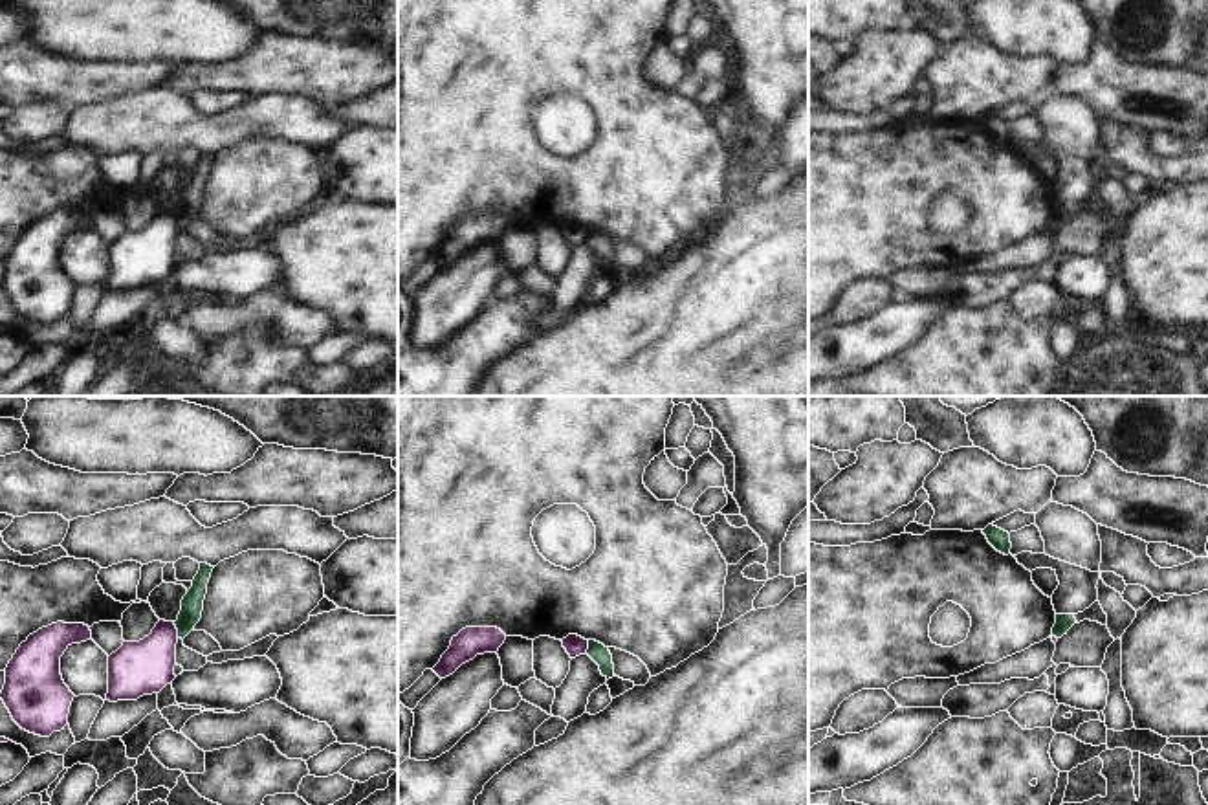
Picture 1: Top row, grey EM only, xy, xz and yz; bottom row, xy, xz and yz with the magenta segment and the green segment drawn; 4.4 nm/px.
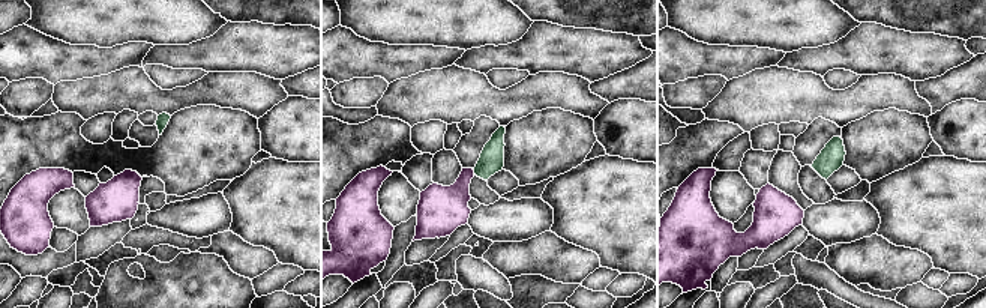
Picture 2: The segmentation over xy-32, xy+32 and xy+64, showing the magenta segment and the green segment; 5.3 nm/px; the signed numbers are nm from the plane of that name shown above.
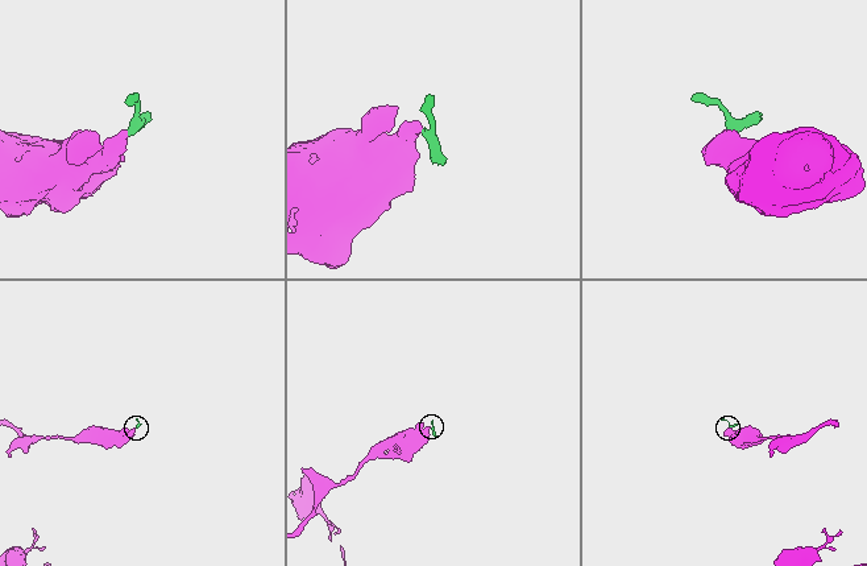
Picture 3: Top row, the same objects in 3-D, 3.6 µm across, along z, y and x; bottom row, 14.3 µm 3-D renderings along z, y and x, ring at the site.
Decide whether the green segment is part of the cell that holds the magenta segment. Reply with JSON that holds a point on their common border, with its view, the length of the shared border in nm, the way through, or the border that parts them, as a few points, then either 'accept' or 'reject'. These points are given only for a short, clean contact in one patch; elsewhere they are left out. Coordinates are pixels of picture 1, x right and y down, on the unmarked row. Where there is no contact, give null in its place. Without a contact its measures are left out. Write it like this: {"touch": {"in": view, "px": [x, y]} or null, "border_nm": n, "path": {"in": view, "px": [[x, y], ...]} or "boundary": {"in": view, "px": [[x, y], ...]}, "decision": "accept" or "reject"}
{"touch": {"in": "xy", "px": [176, 219]}, "border_nm": 80, "boundary": {"in": "xy", "px": [[173, 211], [178, 226]]}, "decision": "reject"}

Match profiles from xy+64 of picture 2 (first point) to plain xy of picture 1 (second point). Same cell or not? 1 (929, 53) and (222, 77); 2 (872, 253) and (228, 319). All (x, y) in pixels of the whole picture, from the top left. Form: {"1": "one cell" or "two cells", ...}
{"1": "one cell", "2": "one cell"}

